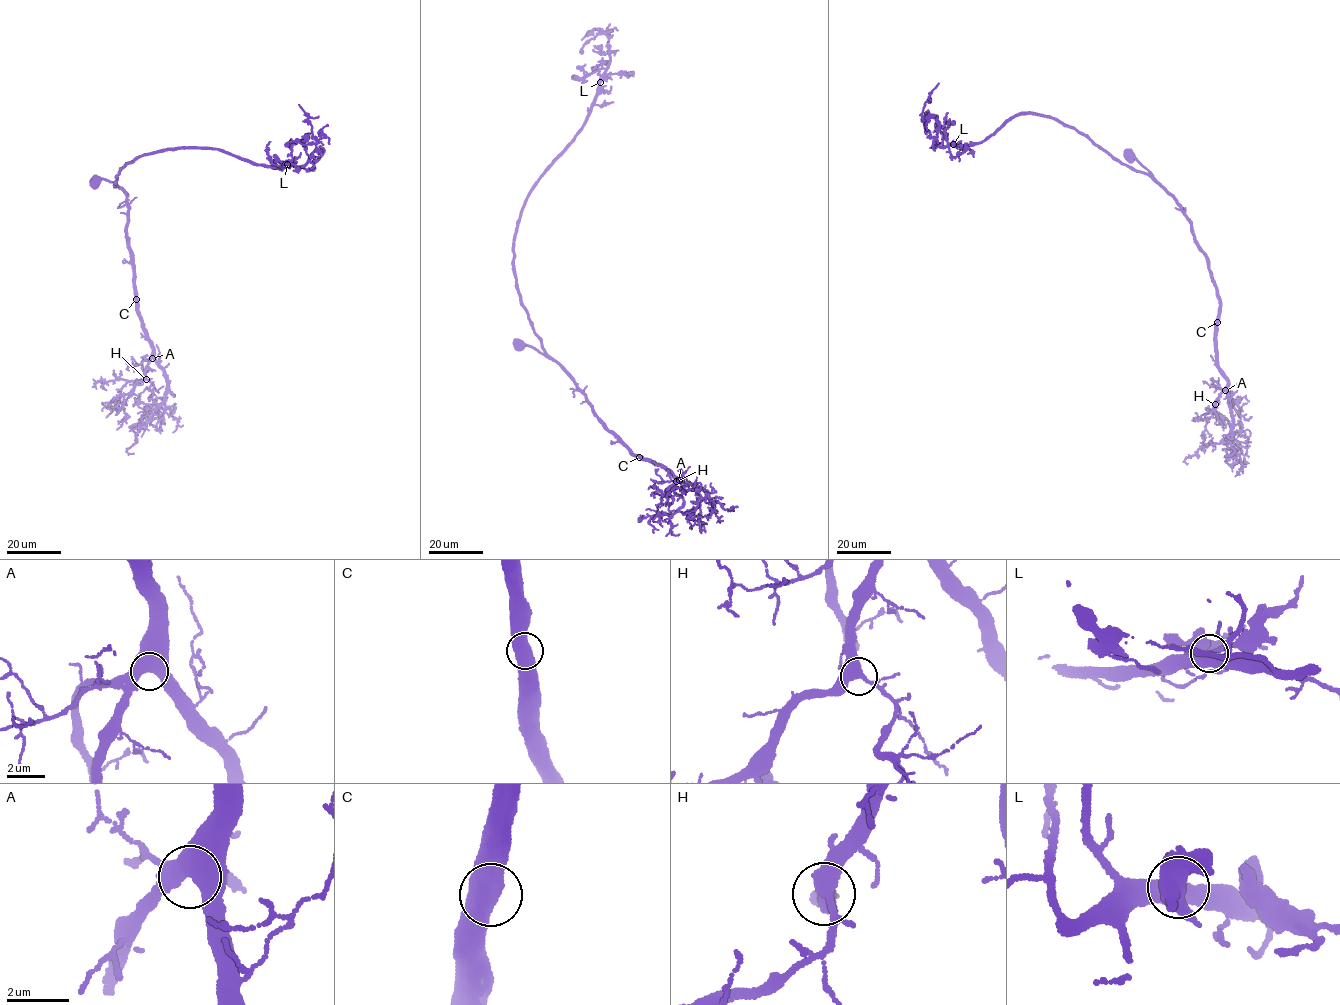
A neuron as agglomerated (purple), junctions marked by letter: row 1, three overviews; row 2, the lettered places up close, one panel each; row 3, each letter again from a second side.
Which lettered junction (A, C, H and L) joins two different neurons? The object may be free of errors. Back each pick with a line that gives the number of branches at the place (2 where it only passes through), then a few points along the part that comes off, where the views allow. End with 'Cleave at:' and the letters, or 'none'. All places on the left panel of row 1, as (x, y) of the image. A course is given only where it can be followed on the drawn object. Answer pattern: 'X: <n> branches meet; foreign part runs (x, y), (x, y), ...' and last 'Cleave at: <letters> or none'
Cleave at: none

